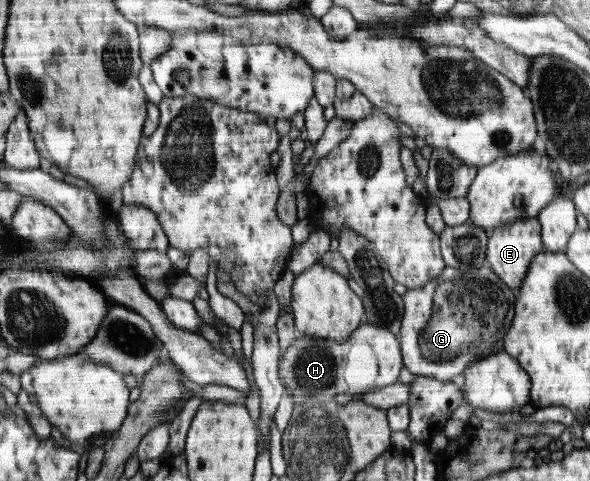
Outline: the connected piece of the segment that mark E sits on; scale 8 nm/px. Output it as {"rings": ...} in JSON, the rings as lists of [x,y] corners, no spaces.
{"rings":[[[530,218],[502,226],[489,234],[486,264],[497,273],[502,283],[515,292],[520,289],[533,258],[544,249],[541,229],[537,218]]]}

